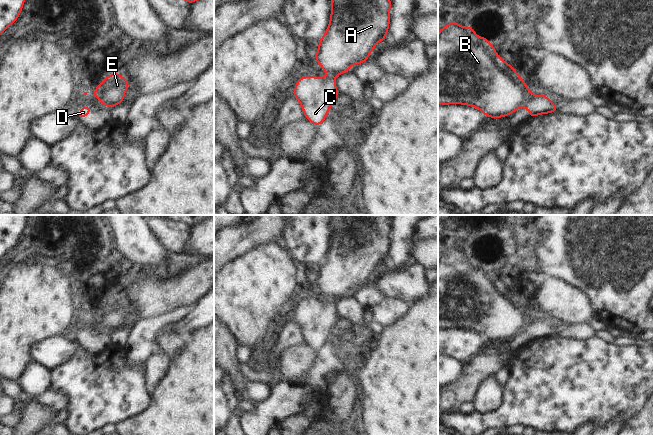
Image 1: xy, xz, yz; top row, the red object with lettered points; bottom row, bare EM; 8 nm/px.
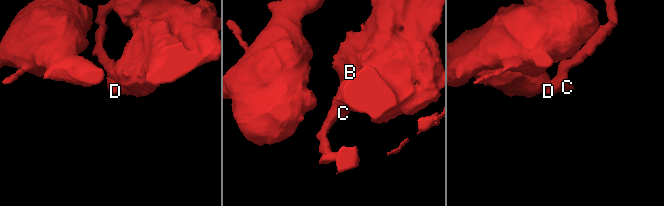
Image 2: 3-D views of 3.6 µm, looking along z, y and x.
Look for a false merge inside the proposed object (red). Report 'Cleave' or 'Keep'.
Cleave

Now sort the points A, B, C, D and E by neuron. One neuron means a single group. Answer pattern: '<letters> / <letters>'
A B E / C D

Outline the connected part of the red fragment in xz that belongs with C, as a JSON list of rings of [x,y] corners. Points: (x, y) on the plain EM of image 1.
[[[332,299],[299,302],[294,311],[294,321],[300,326],[305,342],[319,350],[325,343],[339,316]]]

